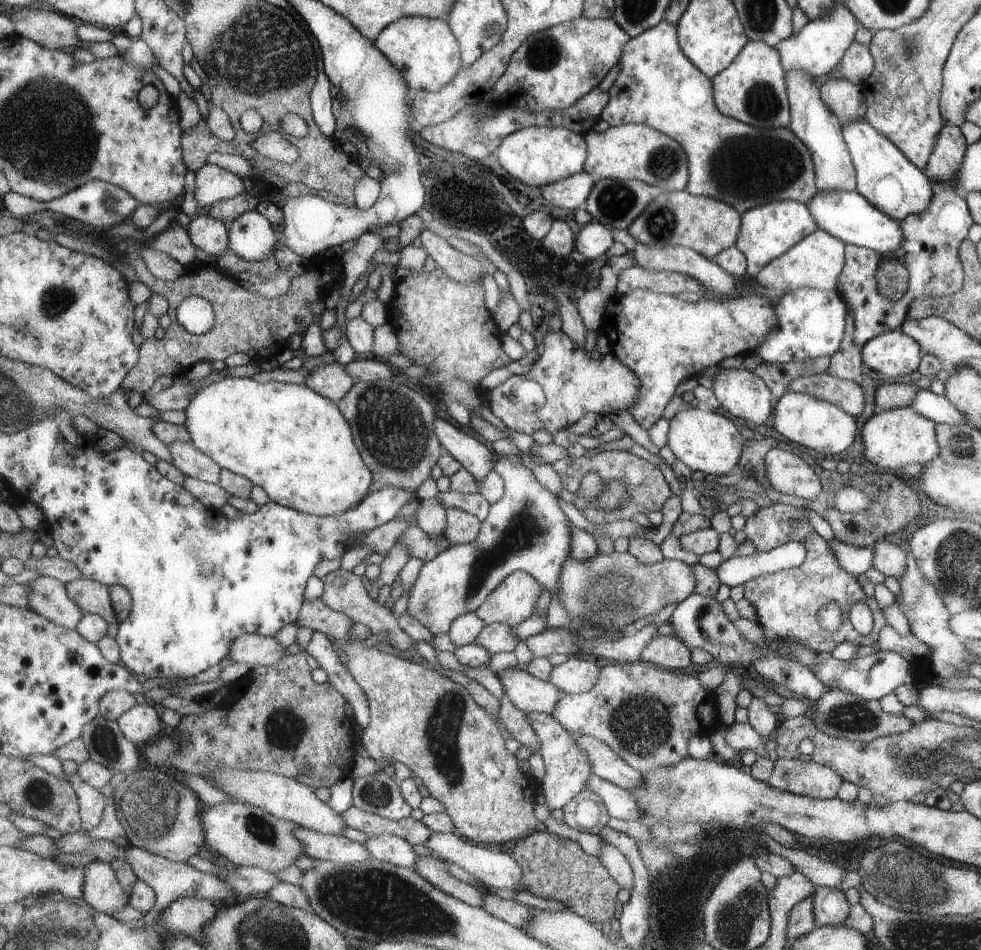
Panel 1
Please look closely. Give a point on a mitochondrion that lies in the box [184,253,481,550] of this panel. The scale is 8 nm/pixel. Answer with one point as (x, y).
(392, 425)

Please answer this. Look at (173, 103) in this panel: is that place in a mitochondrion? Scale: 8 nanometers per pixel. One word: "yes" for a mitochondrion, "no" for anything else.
no

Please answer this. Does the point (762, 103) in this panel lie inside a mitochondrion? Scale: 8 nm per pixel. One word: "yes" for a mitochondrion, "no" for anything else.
yes

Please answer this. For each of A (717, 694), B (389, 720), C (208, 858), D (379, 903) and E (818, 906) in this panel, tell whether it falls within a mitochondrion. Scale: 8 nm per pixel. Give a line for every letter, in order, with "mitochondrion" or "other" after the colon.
A: other
B: other
C: other
D: mitochondrion
E: other

